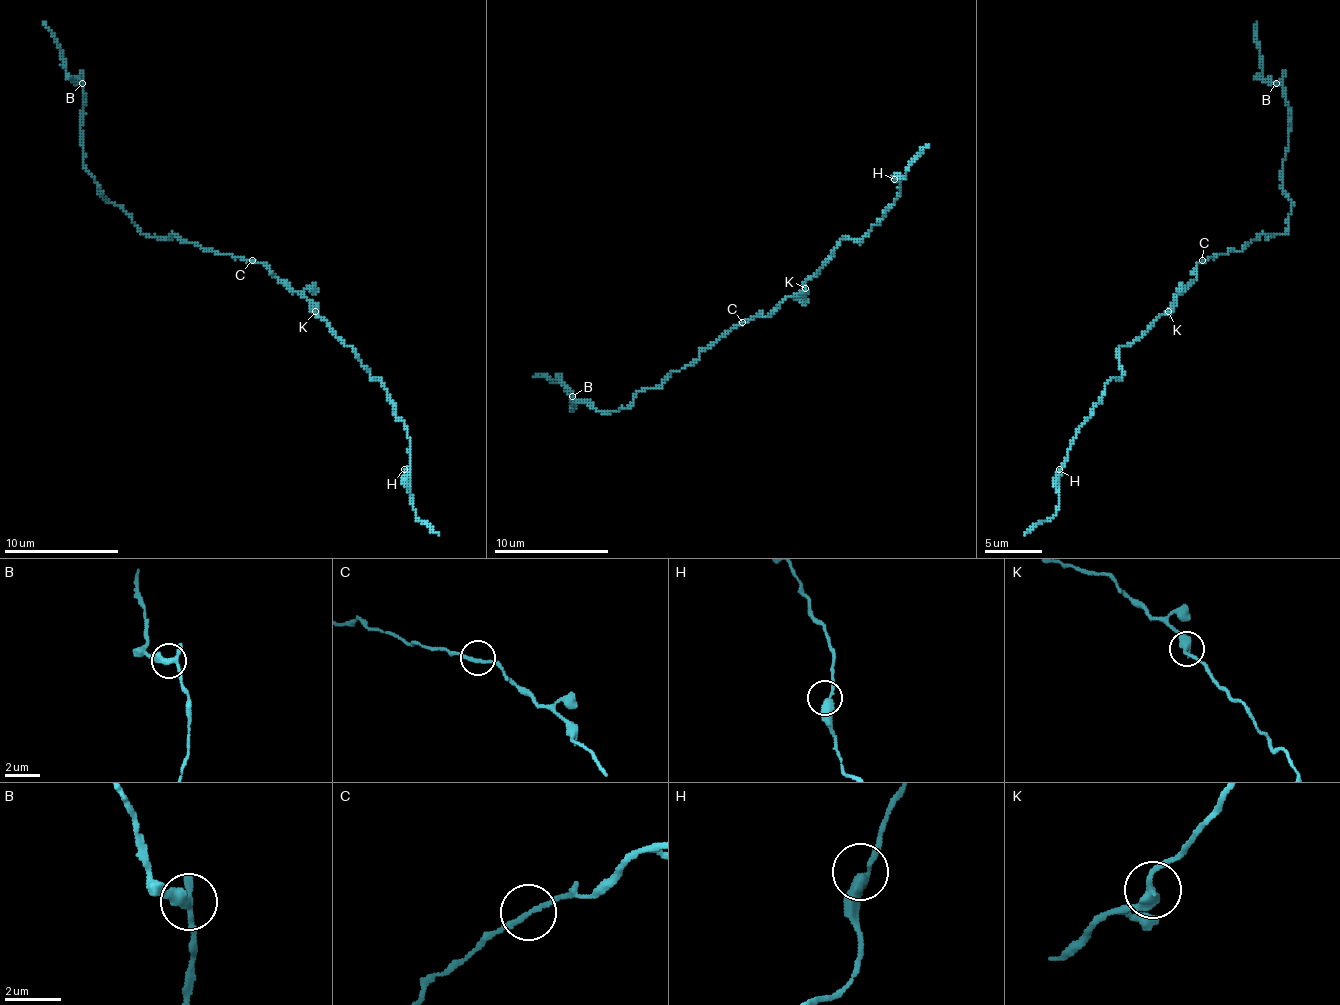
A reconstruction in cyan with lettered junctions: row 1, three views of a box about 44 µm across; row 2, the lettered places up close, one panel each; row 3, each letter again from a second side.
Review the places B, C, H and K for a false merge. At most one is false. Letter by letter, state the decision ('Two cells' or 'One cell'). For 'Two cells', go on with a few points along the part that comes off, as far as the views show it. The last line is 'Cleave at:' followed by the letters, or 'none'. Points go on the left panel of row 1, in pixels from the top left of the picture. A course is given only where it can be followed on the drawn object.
B: Two cells. Course of the part to remove: (83, 82), (69, 73), (60, 45), (43, 22)
C: One cell
H: One cell
K: One cell
Cleave at: B

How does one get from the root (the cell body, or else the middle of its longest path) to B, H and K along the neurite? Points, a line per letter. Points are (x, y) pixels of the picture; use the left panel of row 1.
B: (252, 263), (229, 254), (203, 251), (172, 234), (149, 237), (103, 194), (83, 162), (80, 145), (83, 82)
H: (252, 263), (264, 263), (301, 294), (384, 386), (410, 441), (410, 464), (404, 469)
K: (252, 263), (264, 263), (301, 294), (315, 311)

